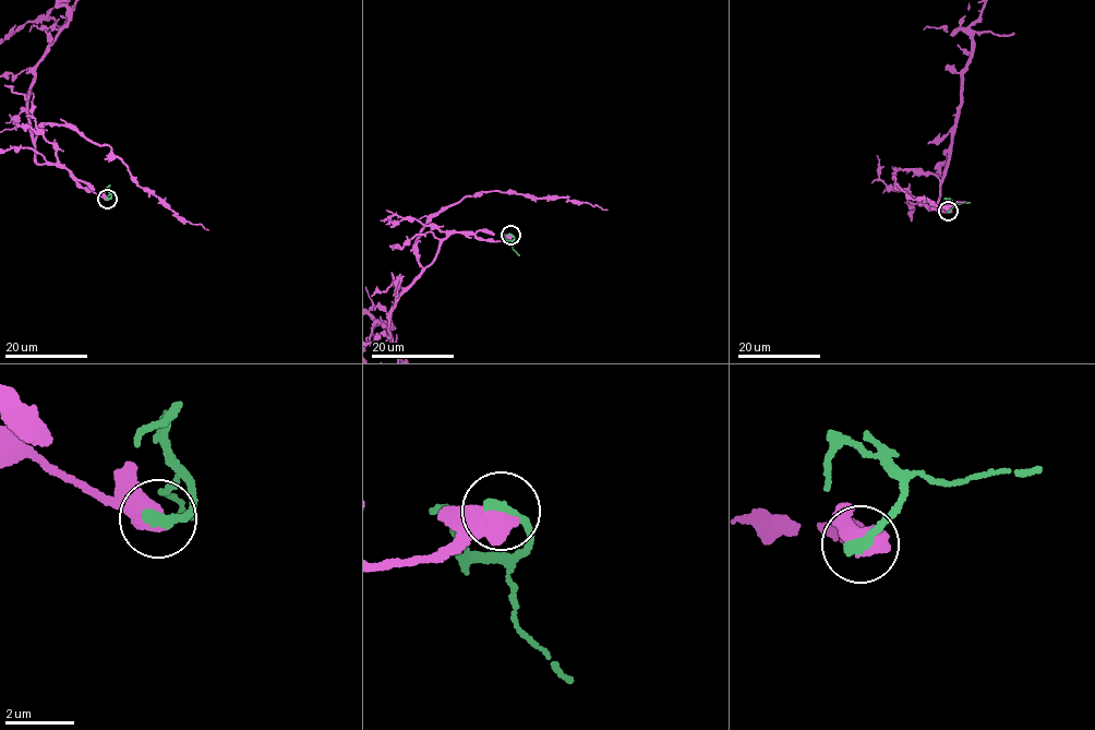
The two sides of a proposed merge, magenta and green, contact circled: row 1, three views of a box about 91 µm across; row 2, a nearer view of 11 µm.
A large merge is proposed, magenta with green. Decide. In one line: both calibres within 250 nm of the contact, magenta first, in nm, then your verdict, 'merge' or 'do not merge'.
750 nm thick on the magenta side, 360 nm on the other; do not merge

